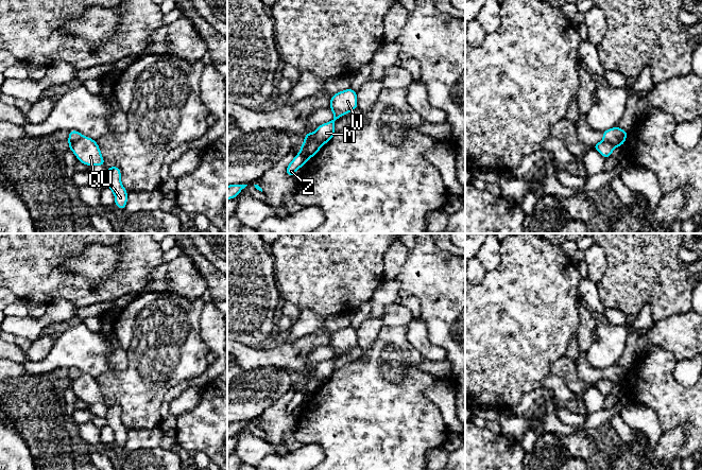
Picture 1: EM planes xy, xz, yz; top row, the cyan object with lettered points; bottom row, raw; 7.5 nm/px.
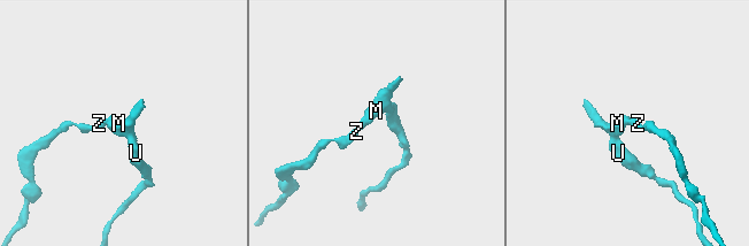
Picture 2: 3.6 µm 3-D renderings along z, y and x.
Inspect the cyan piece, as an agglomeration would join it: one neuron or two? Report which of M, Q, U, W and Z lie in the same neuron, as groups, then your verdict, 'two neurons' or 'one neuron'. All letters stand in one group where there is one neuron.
groups M Q U W / Z; two neurons

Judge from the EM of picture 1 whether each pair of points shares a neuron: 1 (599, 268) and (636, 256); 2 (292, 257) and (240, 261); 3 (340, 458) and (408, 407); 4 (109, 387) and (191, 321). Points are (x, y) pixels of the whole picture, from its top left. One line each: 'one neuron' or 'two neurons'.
1: two neurons
2: two neurons
3: one neuron
4: one neuron

